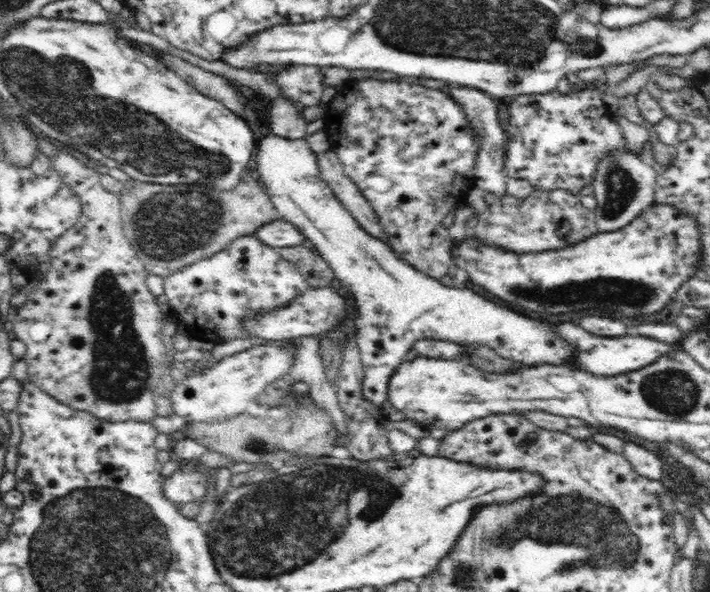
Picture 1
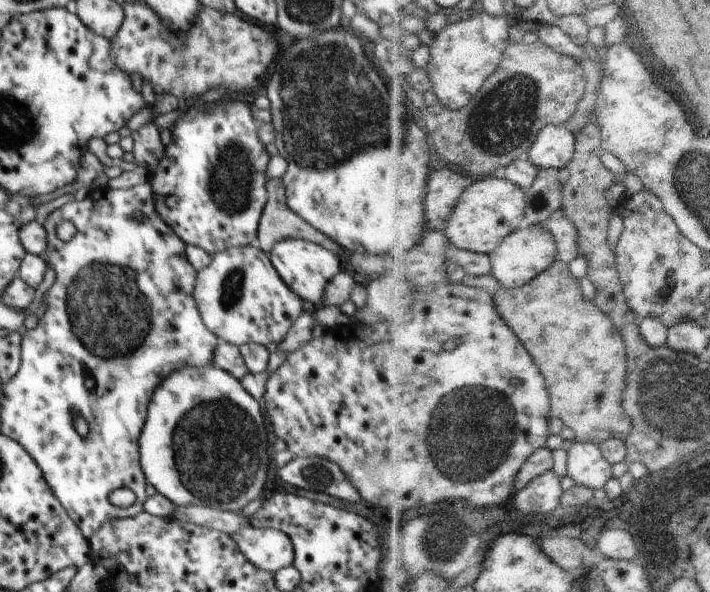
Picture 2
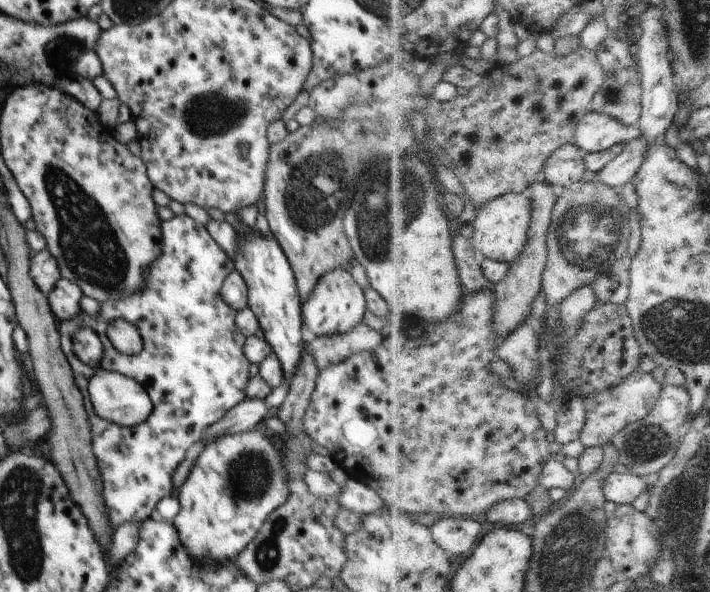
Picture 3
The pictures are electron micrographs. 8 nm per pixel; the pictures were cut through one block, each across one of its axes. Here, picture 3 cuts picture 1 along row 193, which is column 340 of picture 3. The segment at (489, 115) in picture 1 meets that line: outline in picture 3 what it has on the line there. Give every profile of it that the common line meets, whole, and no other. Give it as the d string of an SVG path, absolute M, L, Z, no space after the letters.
M352 478L342 487L338 502L340 502L340 507L358 513L360 516L372 514L374 510L382 508L382 500L378 498L378 494L363 482Z

